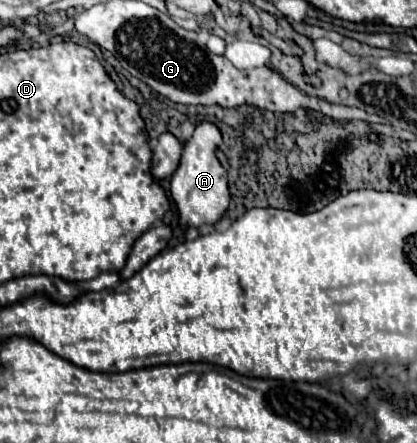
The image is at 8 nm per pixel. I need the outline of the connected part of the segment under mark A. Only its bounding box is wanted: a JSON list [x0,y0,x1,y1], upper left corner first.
[171,123,231,229]

